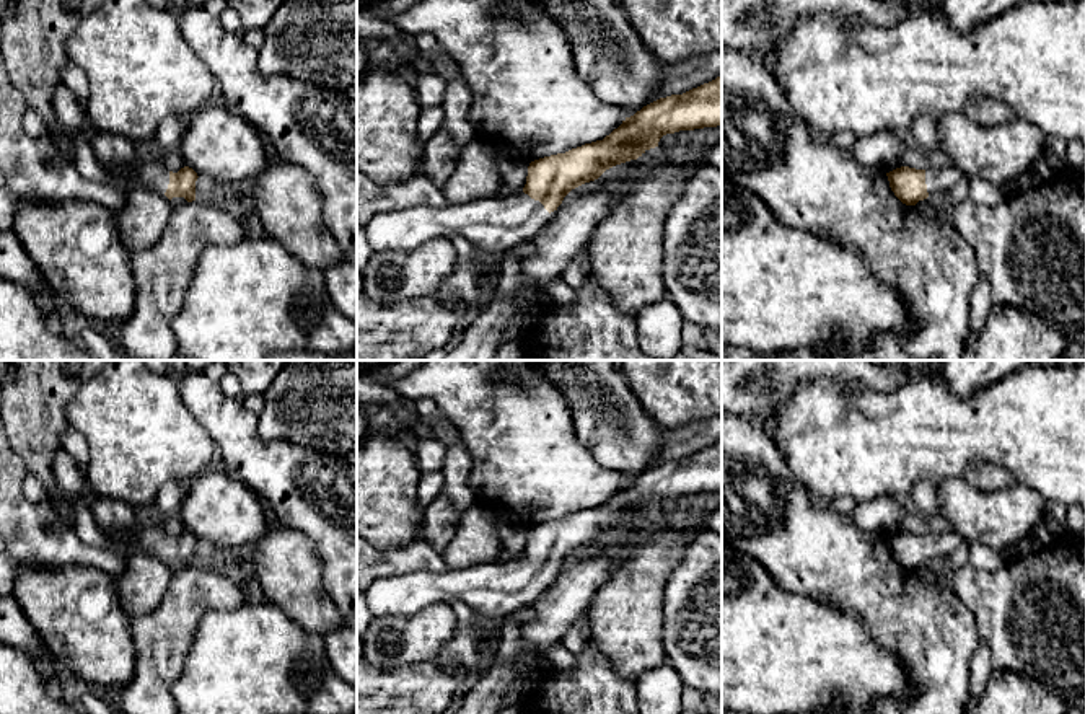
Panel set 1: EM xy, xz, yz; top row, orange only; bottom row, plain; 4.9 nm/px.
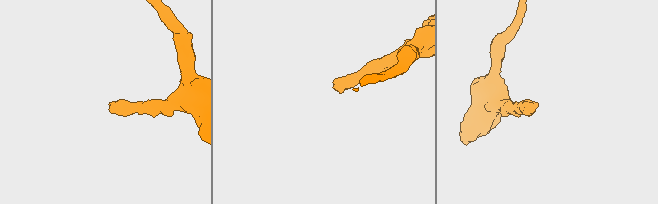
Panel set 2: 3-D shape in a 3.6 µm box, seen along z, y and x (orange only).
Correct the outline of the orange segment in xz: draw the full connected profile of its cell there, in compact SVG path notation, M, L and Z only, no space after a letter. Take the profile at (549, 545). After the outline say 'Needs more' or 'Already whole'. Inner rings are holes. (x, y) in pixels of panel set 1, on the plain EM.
M722 440L683 460L660 463L634 481L626 483L603 505L585 509L565 518L534 525L528 531L526 549L520 559L510 562L482 562L448 569L443 572L412 571L383 575L365 590L368 610L376 616L411 616L432 603L466 603L472 611L485 616L507 616L515 610L531 606L546 590L549 579L557 575L564 562L575 553L598 544L606 535L637 525L647 515L658 512L666 499L722 491Z. Needs more

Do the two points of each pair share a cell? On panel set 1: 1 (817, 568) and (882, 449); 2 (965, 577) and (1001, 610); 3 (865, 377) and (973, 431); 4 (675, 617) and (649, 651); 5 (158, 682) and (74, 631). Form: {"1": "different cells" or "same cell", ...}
{"1": "different cells", "2": "same cell", "3": "different cells", "4": "different cells", "5": "different cells"}

